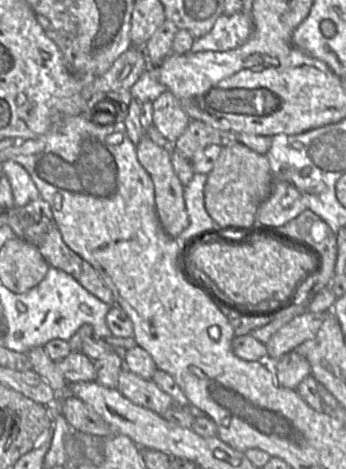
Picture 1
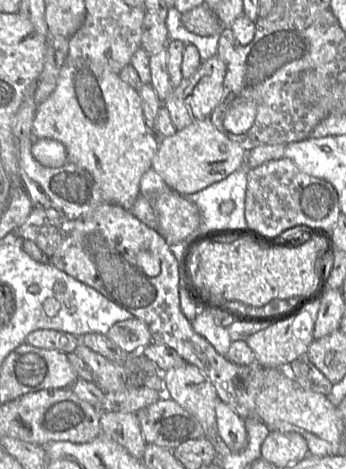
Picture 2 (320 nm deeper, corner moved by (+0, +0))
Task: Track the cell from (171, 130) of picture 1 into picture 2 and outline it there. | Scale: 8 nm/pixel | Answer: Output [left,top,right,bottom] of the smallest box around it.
[176,56,226,119]

